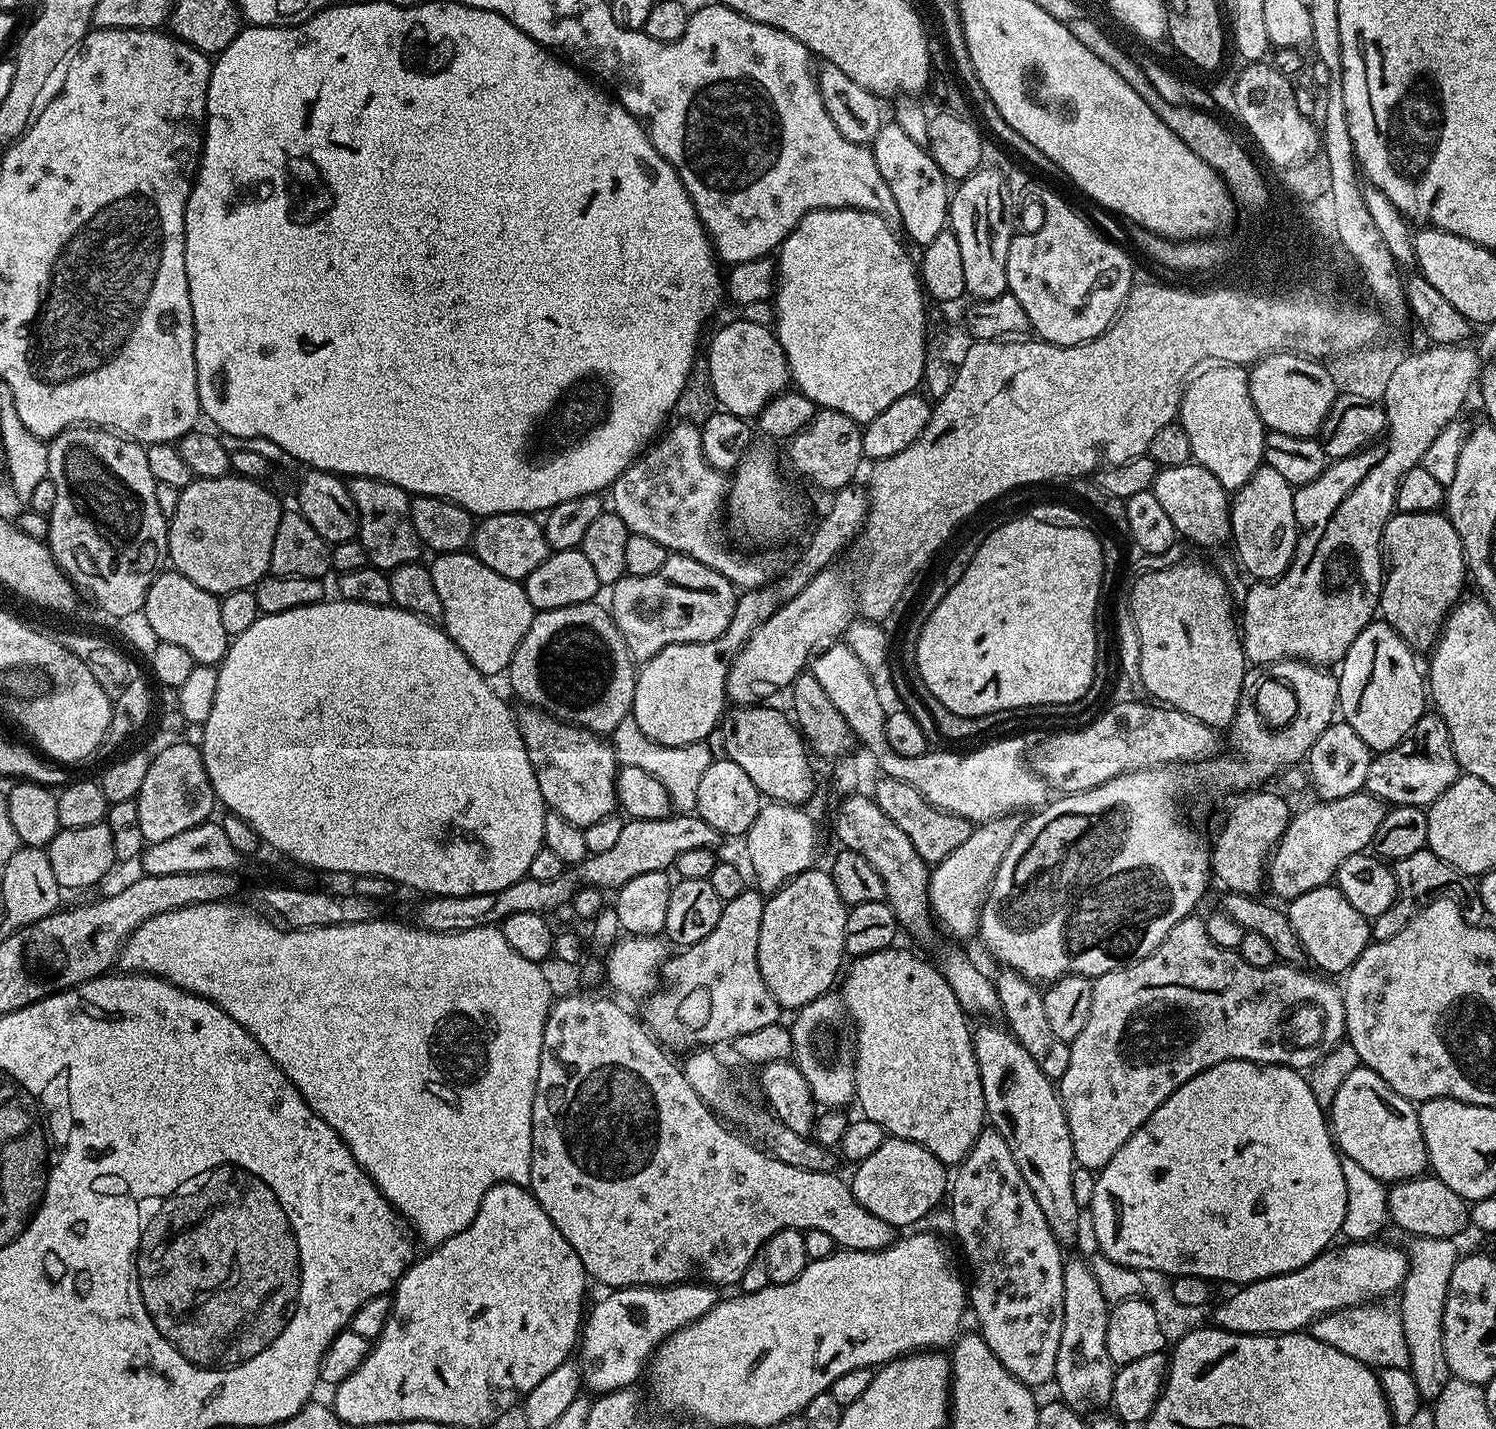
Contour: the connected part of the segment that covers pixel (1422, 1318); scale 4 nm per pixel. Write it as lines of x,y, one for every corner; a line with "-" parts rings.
1417,1236
1412,1240
1412,1245
1407,1245
1408,1276
1405,1278
1402,1291
1399,1293
1400,1302
1398,1309
1401,1314
1402,1326
1405,1330
1406,1344
1409,1346
1410,1371
1414,1382
1417,1384
1421,1401
1435,1402
1447,1386
1448,1380
1453,1378
1450,1366
1446,1362
1444,1349
1444,1307
1448,1297
1451,1275
1458,1259
1456,1240
1452,1238
1434,1238
1433,1236

